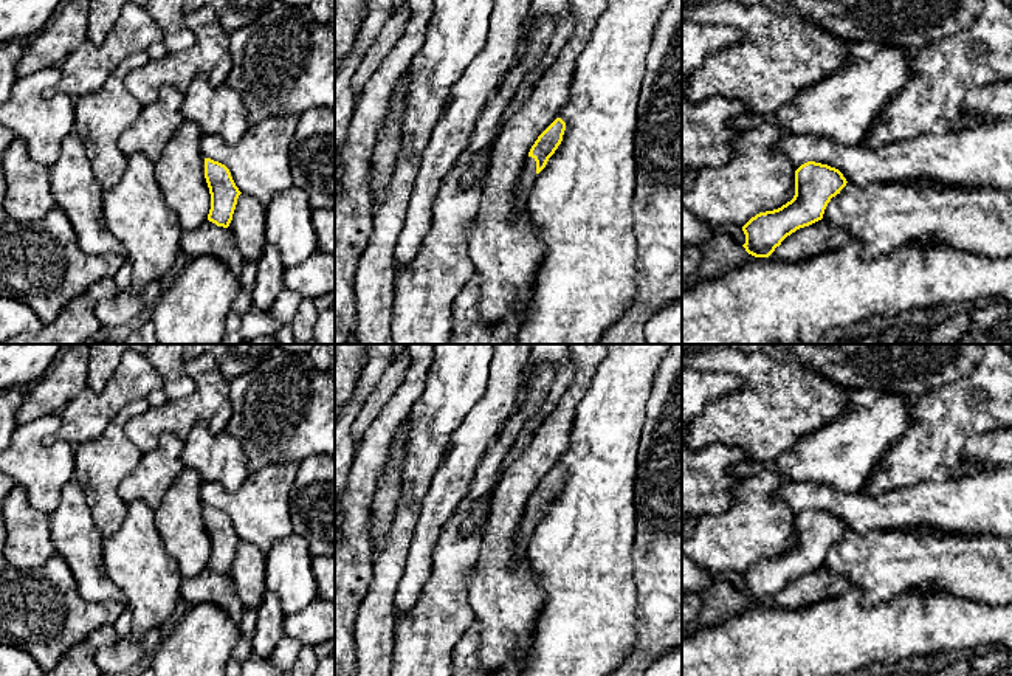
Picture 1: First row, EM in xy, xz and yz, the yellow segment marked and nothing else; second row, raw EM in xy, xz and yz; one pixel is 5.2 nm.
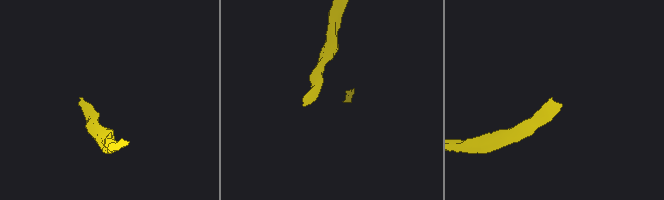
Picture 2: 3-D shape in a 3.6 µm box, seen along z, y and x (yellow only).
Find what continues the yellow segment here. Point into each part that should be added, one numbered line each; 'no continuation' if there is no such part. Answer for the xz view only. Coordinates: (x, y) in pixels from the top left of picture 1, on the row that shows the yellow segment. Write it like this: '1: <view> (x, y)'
1: xz (529, 174)

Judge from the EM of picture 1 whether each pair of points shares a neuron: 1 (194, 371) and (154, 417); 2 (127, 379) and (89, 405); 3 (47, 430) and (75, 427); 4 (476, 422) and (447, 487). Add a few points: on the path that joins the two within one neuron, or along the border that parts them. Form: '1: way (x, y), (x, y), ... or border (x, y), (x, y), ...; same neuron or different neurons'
1: way (200, 388), (200, 394), (178, 416), (171, 417); same neuron
2: way (118, 388), (98, 405); same neuron
3: border (58, 414), (61, 422), (59, 434), (75, 447); different neurons
4: way (471, 438), (456, 472); same neuron

